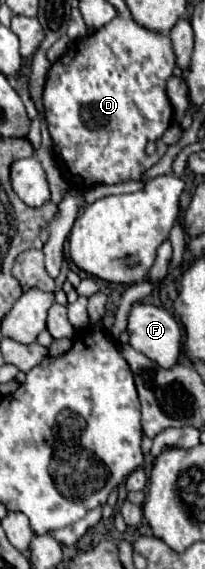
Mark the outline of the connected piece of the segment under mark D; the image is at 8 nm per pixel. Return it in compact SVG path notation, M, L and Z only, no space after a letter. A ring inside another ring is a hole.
M115 17L93 35L79 39L63 59L51 65L43 91L43 105L49 135L53 137L55 159L71 185L77 189L89 189L95 185L139 181L143 173L165 155L167 145L161 137L173 119L173 107L165 93L165 83L173 75L173 67L175 53L169 35L149 31L125 17ZM149 141L157 143L153 155L145 151Z

